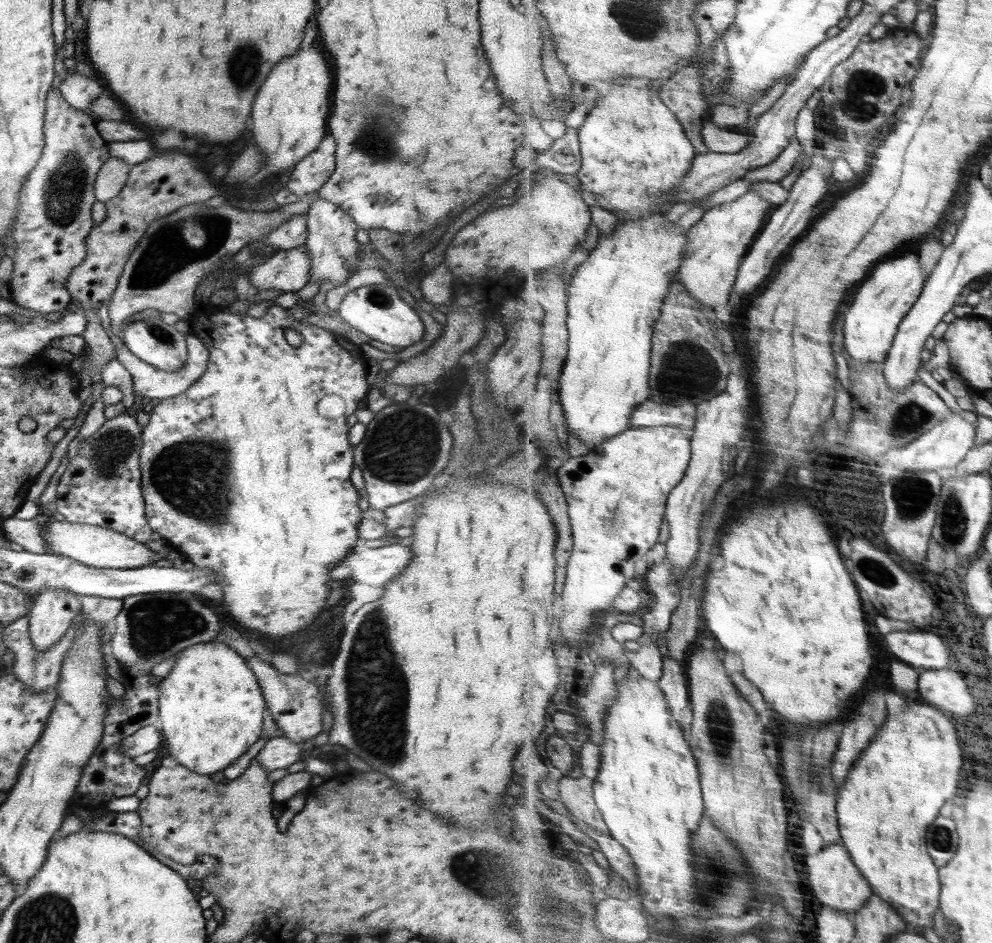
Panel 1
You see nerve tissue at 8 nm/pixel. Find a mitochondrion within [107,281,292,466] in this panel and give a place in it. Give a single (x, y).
(160, 334)

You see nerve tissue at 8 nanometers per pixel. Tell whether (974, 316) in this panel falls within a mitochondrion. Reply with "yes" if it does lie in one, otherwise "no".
no

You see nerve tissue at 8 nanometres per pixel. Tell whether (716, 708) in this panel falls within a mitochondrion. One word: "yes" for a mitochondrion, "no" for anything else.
yes

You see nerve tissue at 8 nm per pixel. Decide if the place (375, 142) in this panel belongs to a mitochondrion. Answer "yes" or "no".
yes

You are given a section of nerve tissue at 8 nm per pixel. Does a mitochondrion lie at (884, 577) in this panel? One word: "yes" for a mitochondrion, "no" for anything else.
yes

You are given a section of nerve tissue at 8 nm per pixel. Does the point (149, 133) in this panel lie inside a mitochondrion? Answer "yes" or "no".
no

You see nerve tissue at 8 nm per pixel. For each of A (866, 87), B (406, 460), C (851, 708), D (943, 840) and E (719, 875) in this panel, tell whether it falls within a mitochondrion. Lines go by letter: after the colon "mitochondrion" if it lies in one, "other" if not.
A: mitochondrion
B: mitochondrion
C: other
D: mitochondrion
E: mitochondrion

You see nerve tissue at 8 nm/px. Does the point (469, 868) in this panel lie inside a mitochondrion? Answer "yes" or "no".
yes

